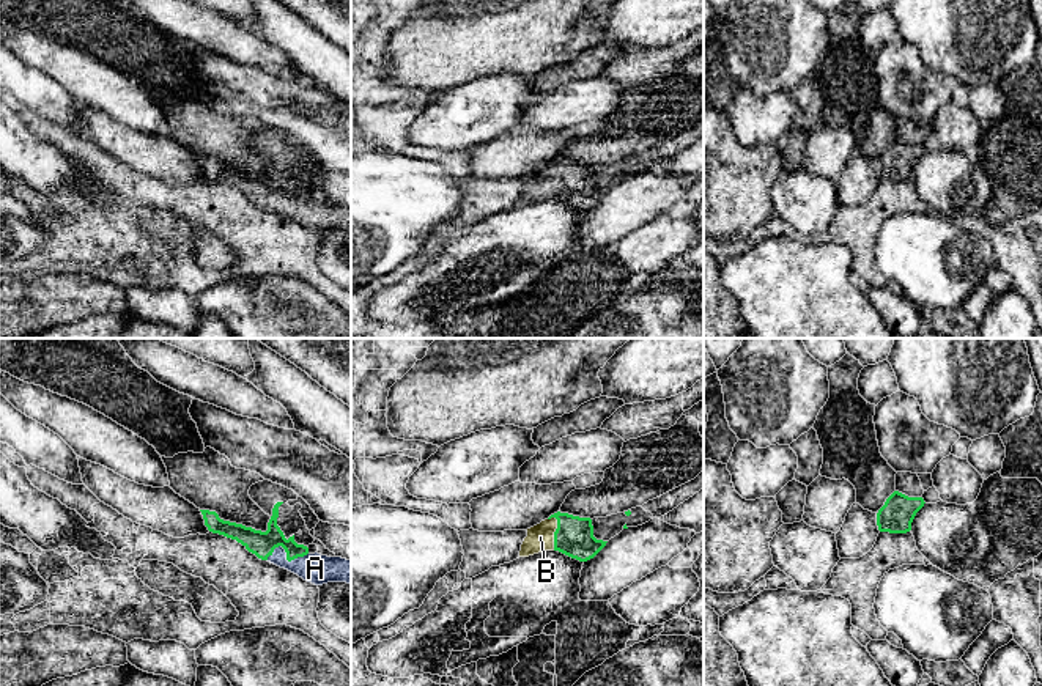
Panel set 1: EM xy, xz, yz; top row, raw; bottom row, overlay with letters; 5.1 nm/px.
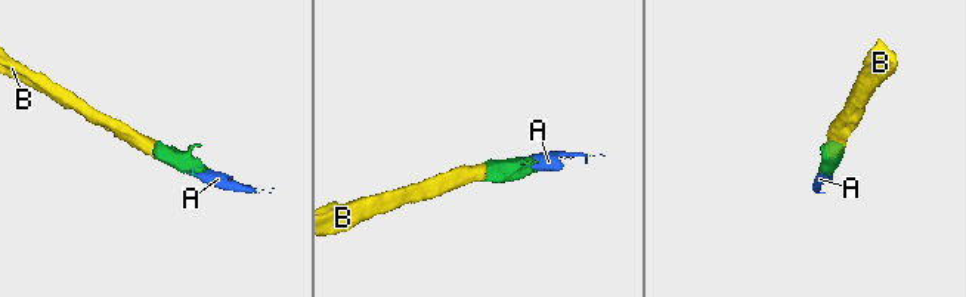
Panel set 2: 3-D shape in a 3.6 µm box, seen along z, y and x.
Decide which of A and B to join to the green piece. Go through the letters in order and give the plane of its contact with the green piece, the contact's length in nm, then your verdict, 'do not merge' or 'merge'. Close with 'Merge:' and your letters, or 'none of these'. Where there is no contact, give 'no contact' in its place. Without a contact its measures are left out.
A: xy | 220 nm | merge
B: xz | 180 nm | merge
Merge: A, B

